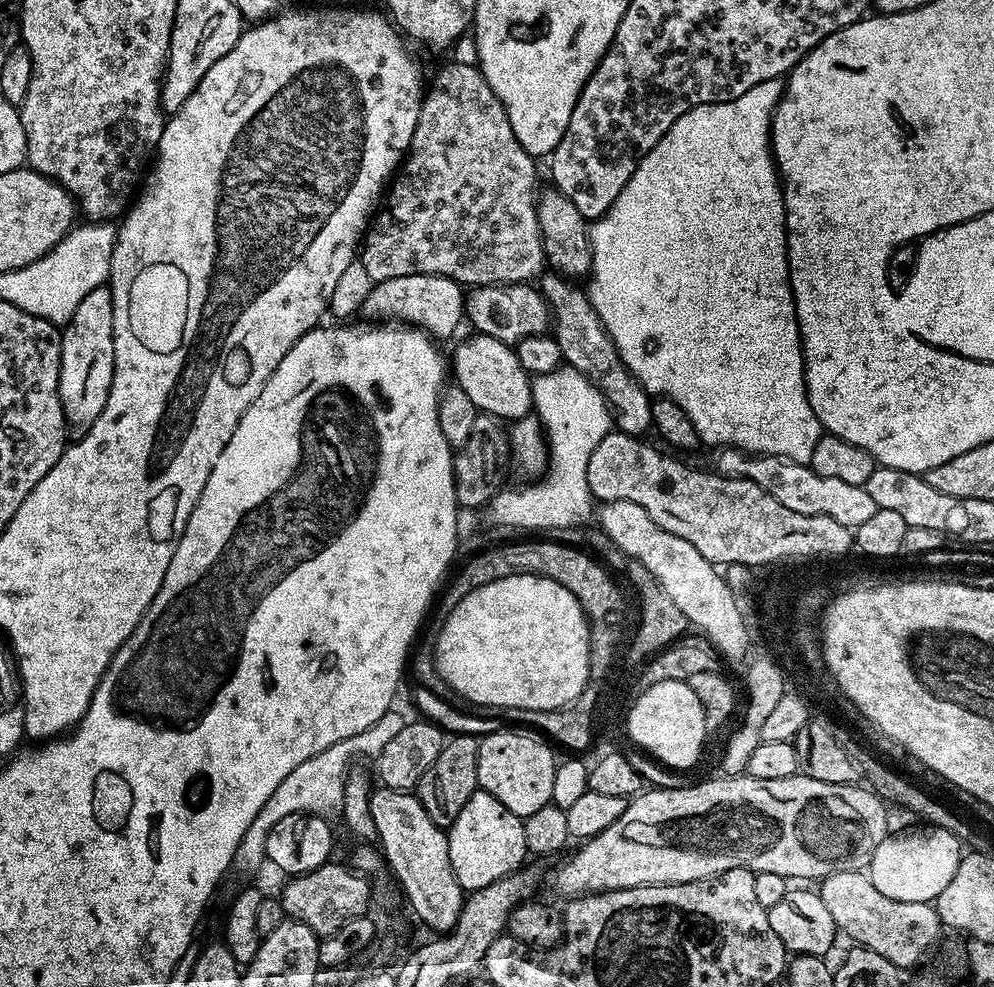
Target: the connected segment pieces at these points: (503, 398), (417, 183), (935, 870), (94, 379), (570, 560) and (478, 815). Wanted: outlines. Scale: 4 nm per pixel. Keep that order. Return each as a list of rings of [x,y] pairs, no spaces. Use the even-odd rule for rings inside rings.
[[[471,335],[450,356],[450,372],[455,387],[466,390],[470,402],[474,402],[481,413],[497,417],[501,421],[511,422],[529,415],[533,411],[532,381],[522,362],[518,362],[515,347],[498,342],[498,338]]]
[[[448,62],[427,85],[418,126],[414,126],[414,138],[398,175],[391,181],[393,192],[387,193],[388,205],[379,209],[380,217],[378,212],[362,237],[359,264],[366,266],[366,274],[370,274],[374,282],[402,278],[406,274],[445,276],[472,288],[535,281],[546,268],[536,213],[536,164],[518,138],[514,138],[510,118],[479,67]],[[484,176],[496,180],[500,188],[480,188],[480,184],[472,184],[472,180],[484,180]]]
[[[939,826],[920,828],[908,834],[892,834],[872,855],[868,873],[872,883],[886,898],[894,901],[933,903],[950,884],[963,859],[962,842]]]
[[[111,287],[90,290],[74,310],[60,338],[60,401],[64,423],[76,434],[83,434],[98,422],[114,378],[114,306]]]
[[[520,540],[506,544],[496,544],[485,547],[484,552],[472,556],[464,564],[464,569],[456,576],[452,585],[449,583],[439,597],[441,613],[446,614],[470,594],[478,586],[486,582],[498,582],[498,578],[514,576],[518,572],[530,572],[533,576],[545,576],[558,586],[566,586],[578,598],[584,607],[584,615],[589,618],[595,616],[616,616],[620,612],[620,588],[612,581],[612,576],[592,556],[587,556],[580,548],[571,548],[568,544],[559,544],[556,540]]]
[[[477,790],[470,794],[470,802],[462,806],[458,818],[454,818],[446,831],[450,866],[465,893],[476,892],[482,886],[490,886],[490,882],[498,882],[498,878],[511,876],[523,865],[520,863],[524,856],[529,855],[523,819],[506,810],[489,792]]]

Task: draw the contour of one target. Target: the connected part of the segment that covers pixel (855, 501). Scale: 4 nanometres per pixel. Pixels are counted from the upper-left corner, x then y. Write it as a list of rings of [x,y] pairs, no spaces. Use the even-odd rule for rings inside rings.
[[[741,448],[719,449],[720,457],[714,464],[715,471],[721,476],[733,476],[754,482],[770,494],[770,498],[778,498],[782,506],[807,516],[825,516],[834,518],[834,522],[842,522],[842,526],[855,530],[862,522],[870,519],[874,505],[870,494],[866,494],[864,485],[842,482],[838,478],[822,478],[812,467],[788,460],[785,456],[758,456],[743,452]]]

